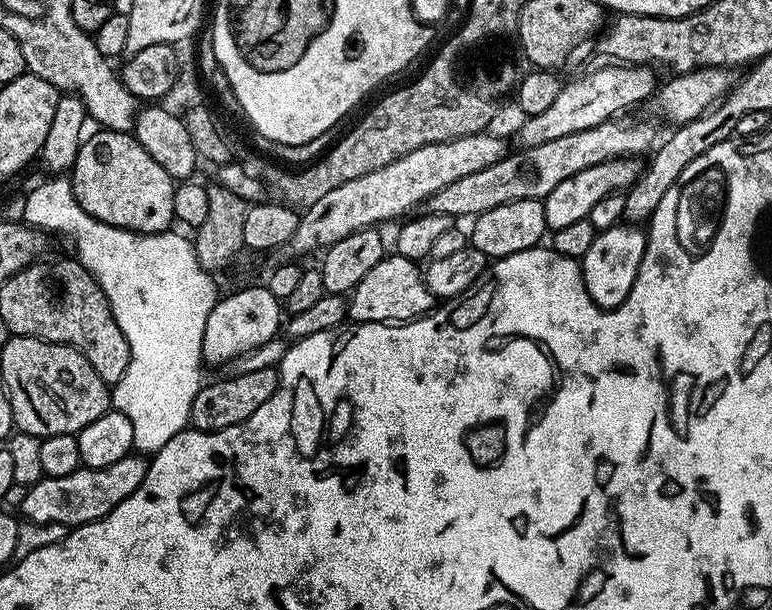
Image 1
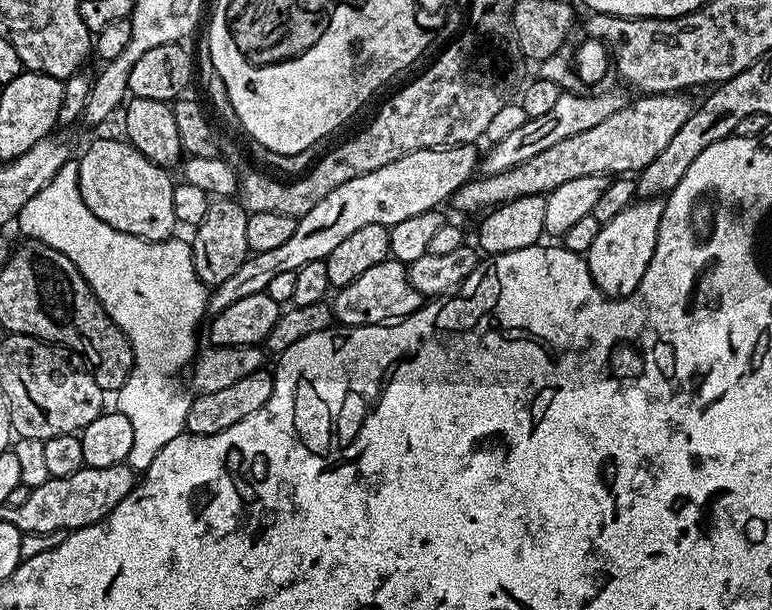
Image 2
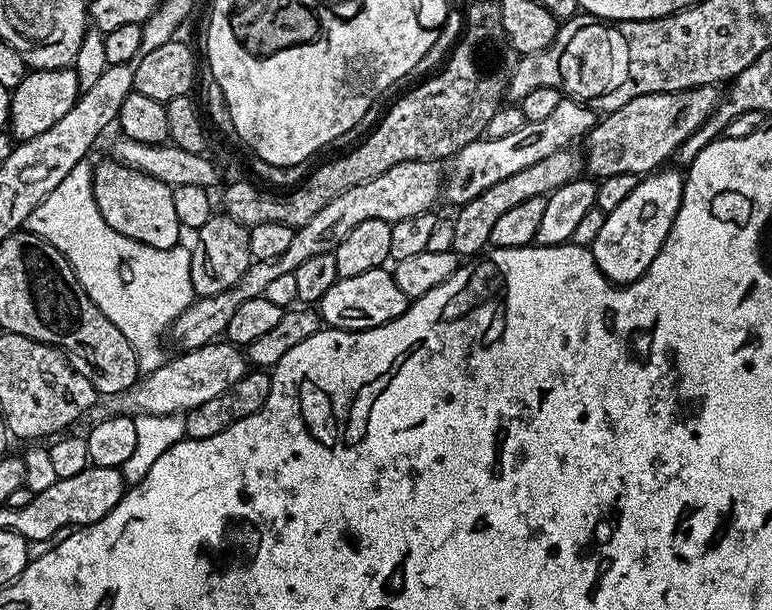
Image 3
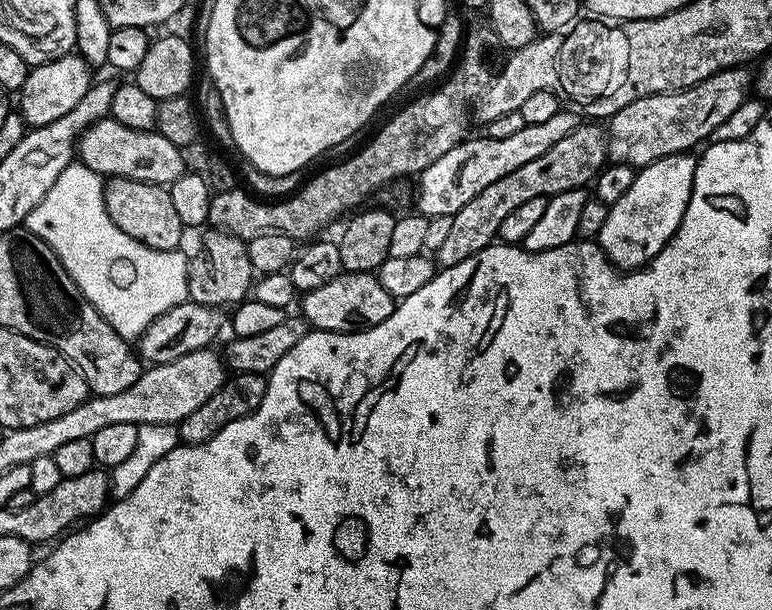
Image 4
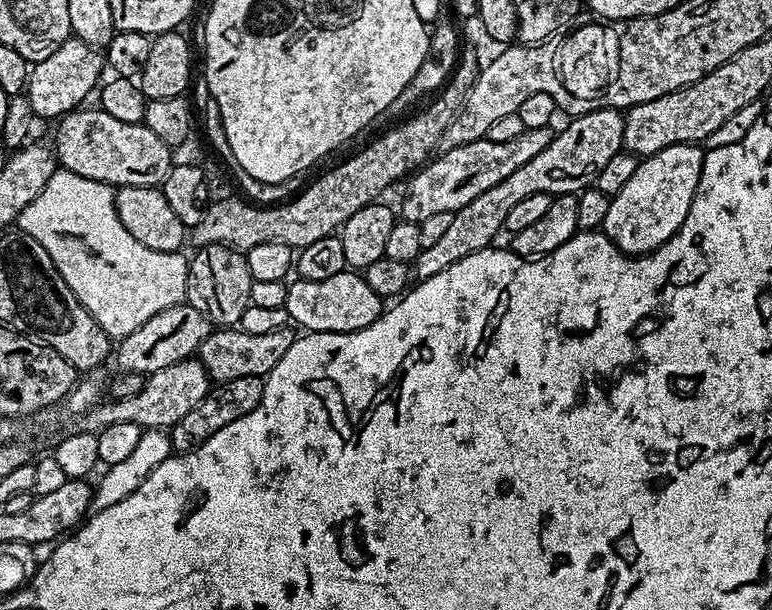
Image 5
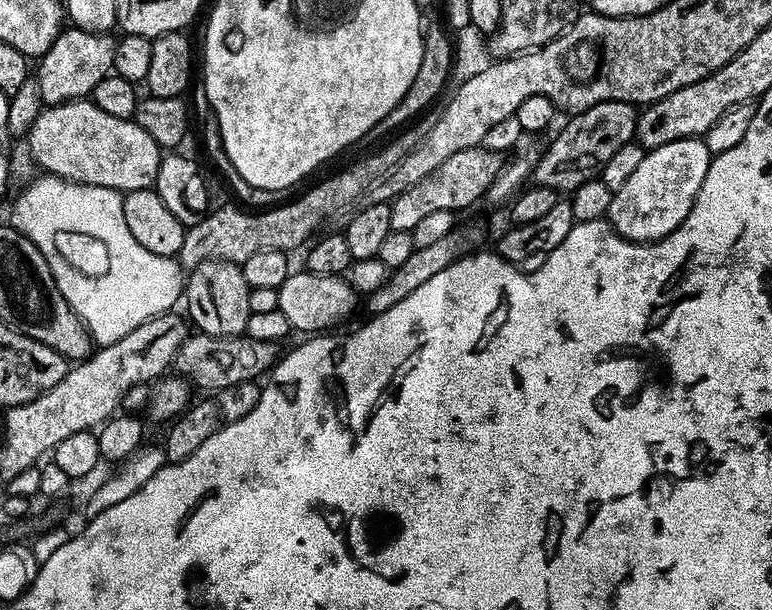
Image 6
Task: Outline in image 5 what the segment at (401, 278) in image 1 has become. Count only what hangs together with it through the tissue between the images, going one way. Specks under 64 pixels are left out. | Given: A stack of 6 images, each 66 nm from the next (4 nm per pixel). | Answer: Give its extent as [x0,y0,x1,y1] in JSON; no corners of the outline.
[285,270,385,333]

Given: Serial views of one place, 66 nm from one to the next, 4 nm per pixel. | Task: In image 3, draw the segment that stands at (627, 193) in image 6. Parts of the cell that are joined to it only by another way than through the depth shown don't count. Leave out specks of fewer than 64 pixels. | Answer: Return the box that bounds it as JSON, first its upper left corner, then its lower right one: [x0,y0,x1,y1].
[590,167,684,286]

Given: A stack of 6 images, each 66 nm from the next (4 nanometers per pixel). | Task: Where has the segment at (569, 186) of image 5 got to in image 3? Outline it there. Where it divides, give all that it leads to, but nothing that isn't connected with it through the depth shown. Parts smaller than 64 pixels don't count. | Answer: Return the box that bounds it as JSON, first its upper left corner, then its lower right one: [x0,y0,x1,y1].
[451,147,586,258]

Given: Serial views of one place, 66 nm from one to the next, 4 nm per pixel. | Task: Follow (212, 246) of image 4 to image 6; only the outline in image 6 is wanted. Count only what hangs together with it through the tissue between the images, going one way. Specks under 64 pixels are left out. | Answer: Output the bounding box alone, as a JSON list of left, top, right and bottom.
[183,260,252,336]

